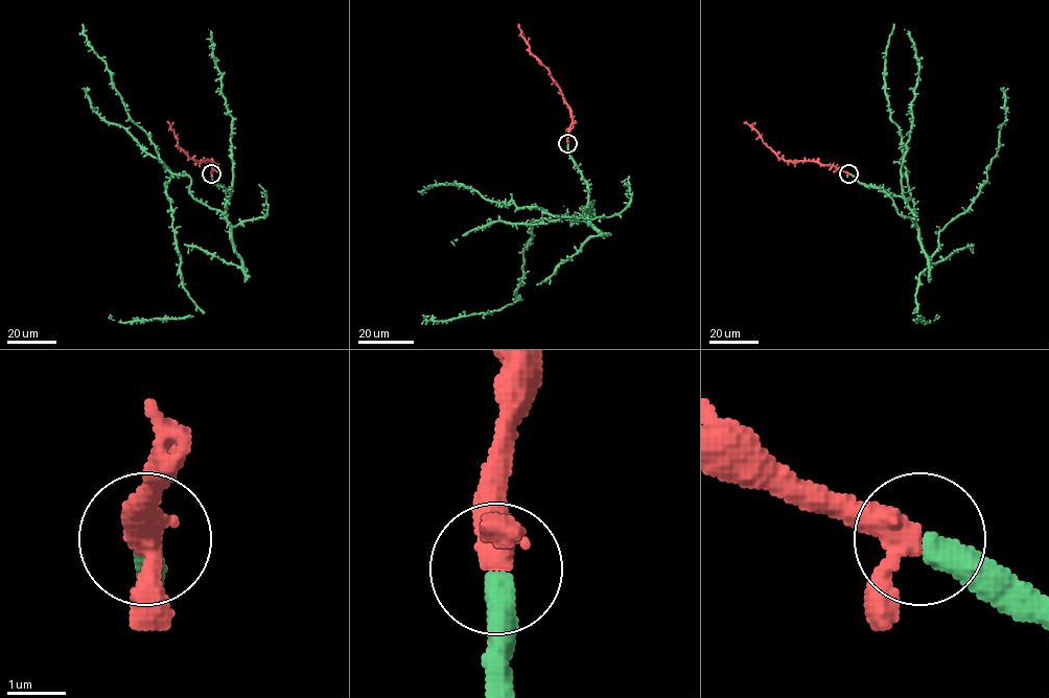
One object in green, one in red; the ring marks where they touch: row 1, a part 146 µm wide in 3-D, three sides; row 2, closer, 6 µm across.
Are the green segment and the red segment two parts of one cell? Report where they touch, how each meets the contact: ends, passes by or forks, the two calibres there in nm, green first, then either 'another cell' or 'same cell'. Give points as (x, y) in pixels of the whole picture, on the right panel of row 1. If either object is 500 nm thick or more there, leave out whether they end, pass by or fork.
place (848, 173); green ends; red passes by; calibres 460 and 380 nm; same cell

